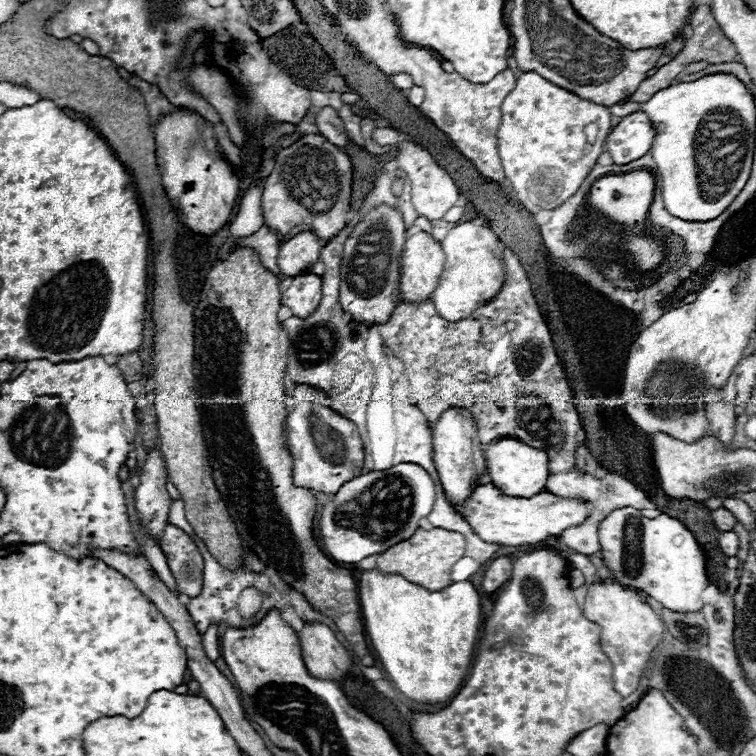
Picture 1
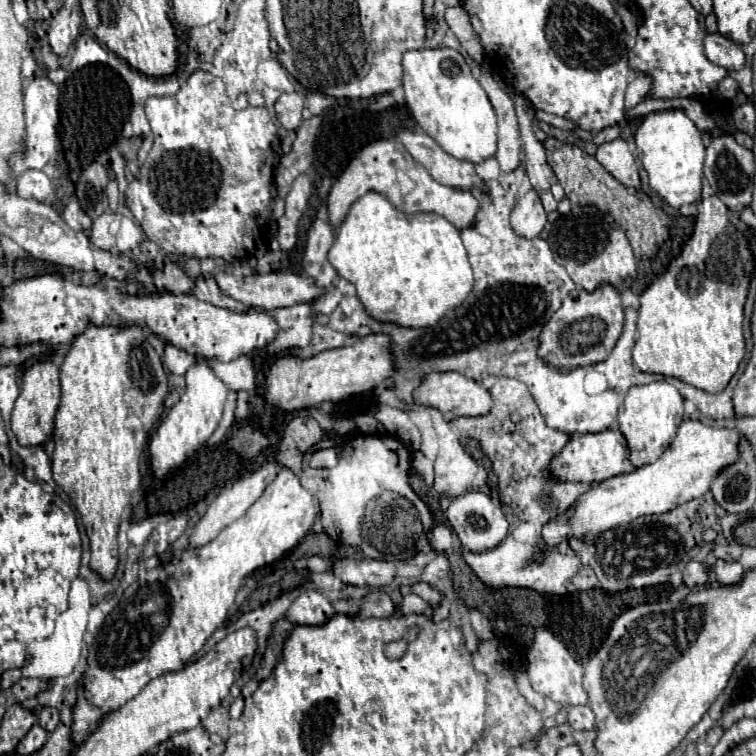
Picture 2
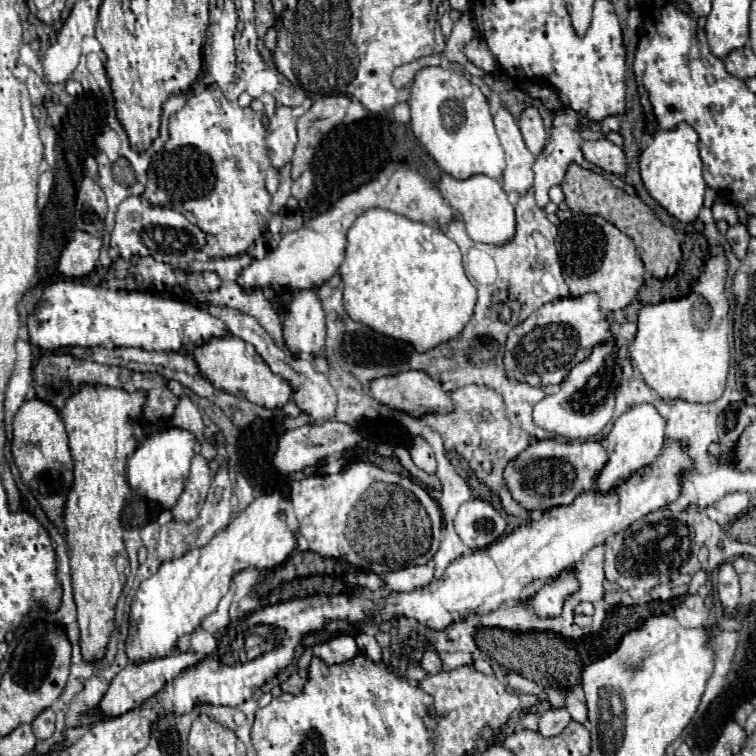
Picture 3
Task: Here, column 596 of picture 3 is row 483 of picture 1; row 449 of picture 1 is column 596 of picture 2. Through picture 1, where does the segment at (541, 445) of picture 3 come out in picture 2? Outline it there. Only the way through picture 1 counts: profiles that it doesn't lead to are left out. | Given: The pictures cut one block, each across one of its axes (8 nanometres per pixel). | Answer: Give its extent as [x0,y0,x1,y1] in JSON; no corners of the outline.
[550,430,636,482]

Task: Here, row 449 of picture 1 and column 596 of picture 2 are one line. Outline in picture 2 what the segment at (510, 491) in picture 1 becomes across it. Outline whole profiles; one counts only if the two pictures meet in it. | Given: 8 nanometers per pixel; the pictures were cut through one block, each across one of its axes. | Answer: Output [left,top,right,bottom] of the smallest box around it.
[544,420,744,546]

